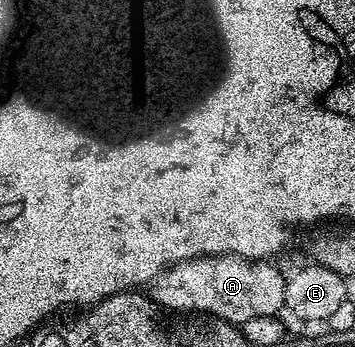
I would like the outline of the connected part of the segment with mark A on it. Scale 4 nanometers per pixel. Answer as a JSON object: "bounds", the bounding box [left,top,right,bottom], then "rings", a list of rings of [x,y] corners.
{"bounds":[150,255,286,325],"rings":[[[210,255],[203,259],[188,259],[185,263],[172,264],[151,284],[150,298],[161,308],[200,311],[196,313],[237,325],[250,321],[250,317],[279,316],[285,310],[286,275],[274,264],[272,261],[243,259],[237,255]]]}

